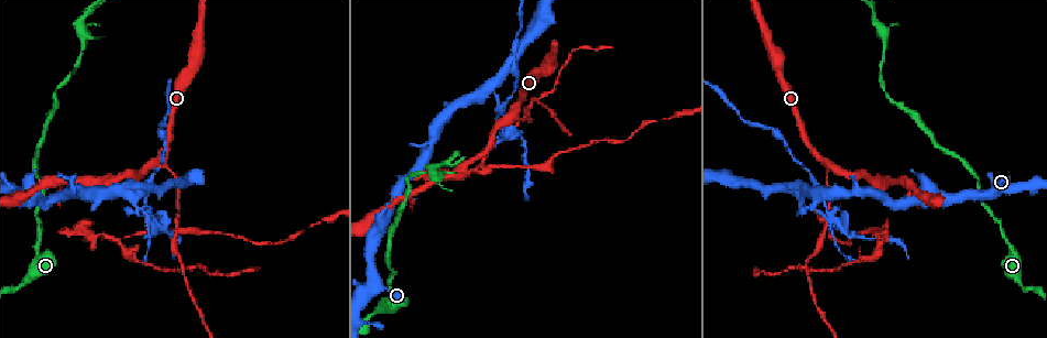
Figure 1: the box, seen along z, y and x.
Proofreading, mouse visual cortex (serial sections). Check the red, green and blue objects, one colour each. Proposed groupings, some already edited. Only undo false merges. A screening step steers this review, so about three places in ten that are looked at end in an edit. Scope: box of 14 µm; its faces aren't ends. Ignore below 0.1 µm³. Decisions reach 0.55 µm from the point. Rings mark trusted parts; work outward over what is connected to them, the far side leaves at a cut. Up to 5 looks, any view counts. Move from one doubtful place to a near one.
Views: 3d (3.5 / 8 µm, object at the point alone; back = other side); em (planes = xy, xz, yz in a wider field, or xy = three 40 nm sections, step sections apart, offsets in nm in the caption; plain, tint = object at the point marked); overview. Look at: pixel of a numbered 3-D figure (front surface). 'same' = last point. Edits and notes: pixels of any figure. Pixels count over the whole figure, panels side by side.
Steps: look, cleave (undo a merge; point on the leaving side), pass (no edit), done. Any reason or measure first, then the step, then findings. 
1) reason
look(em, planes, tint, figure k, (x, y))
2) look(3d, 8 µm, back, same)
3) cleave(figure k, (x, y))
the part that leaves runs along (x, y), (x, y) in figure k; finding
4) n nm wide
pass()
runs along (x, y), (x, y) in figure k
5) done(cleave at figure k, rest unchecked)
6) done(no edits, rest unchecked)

thin neck
look(3d, 8 µm, figure 1, (14, 289))

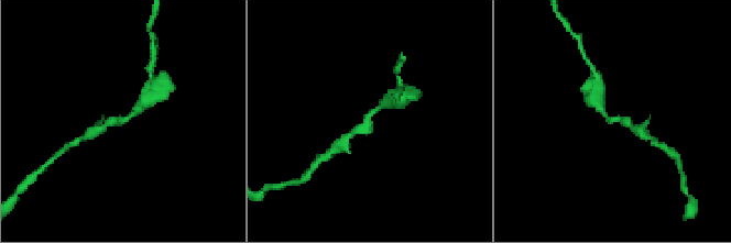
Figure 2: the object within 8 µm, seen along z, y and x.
arms of 300, 350 nm
look(em, xy, step 3, tint, figure 2, (613, 120))

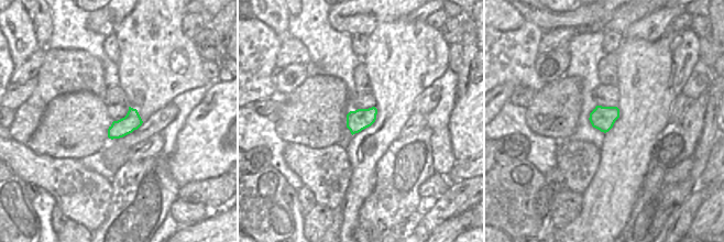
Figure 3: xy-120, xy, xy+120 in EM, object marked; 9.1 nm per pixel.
pass()
runs along (392, 100), (349, 136) in figure 2; all the same cell

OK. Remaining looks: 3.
a fork
look(3d, 3.5 µm, back, figure 1, (513, 115))

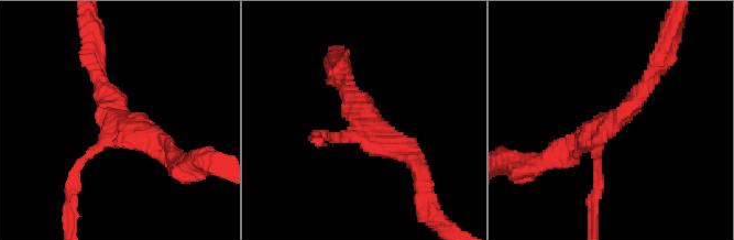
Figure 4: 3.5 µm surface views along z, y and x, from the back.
shape alone is not enough
look(em, xy, step 2, tint, figure 4, (360, 124))

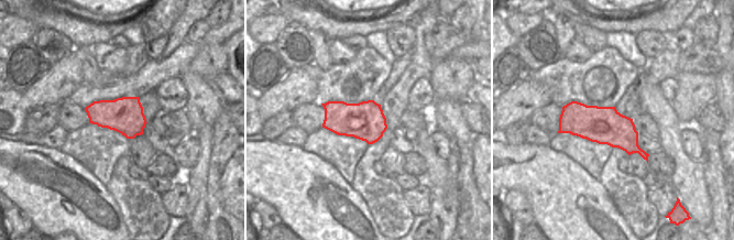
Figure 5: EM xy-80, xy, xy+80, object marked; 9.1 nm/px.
pass()
runs along (654, 72), (622, 116), (571, 150) in figure 4; all the same cell

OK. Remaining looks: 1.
done(no edits, rest unchecked)

